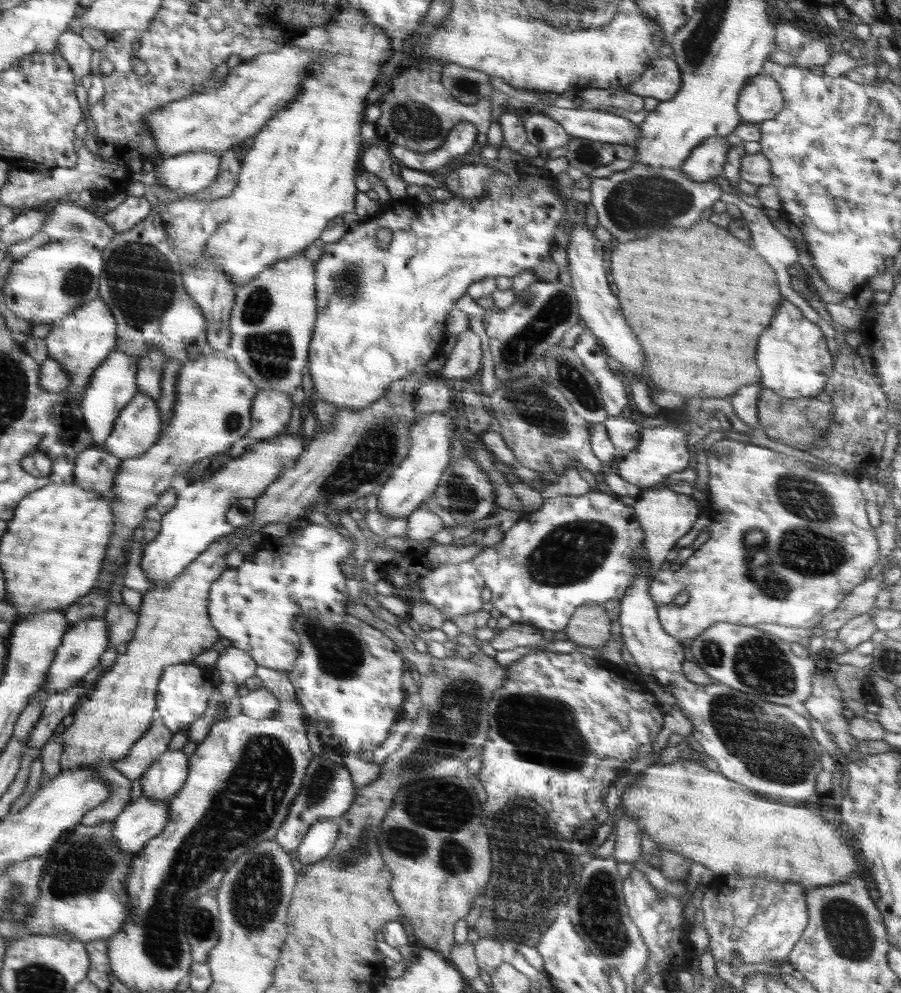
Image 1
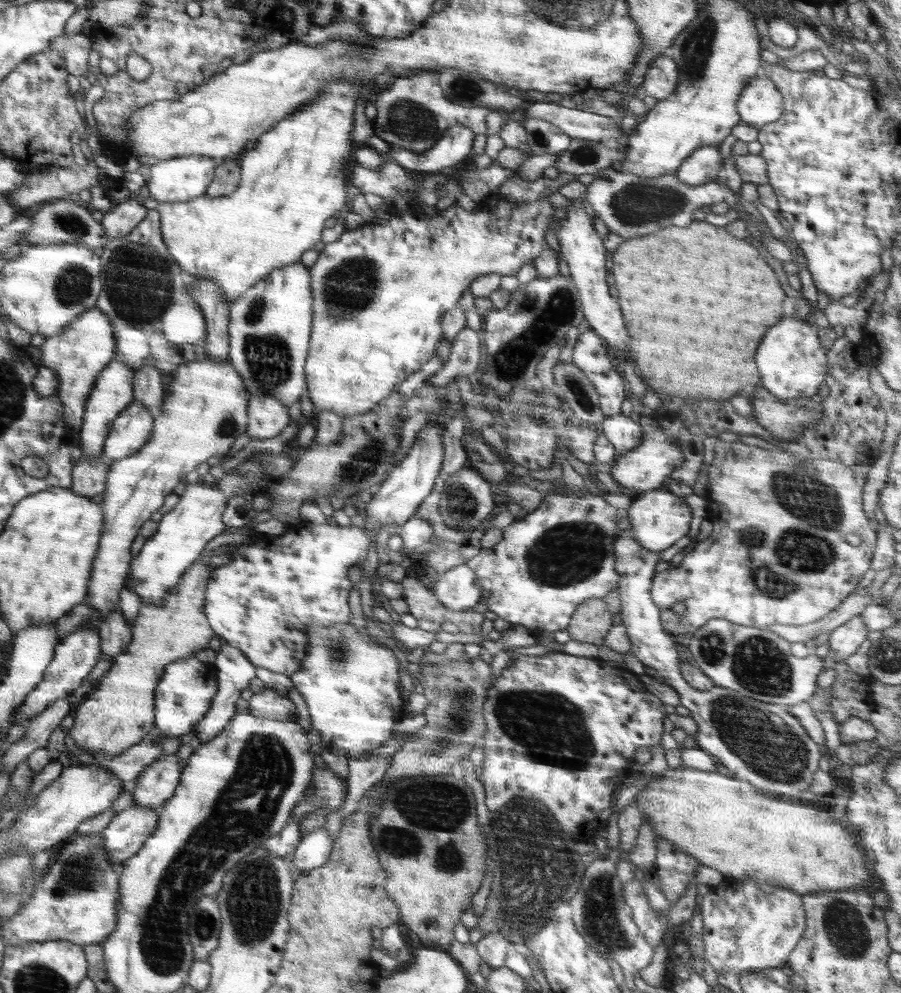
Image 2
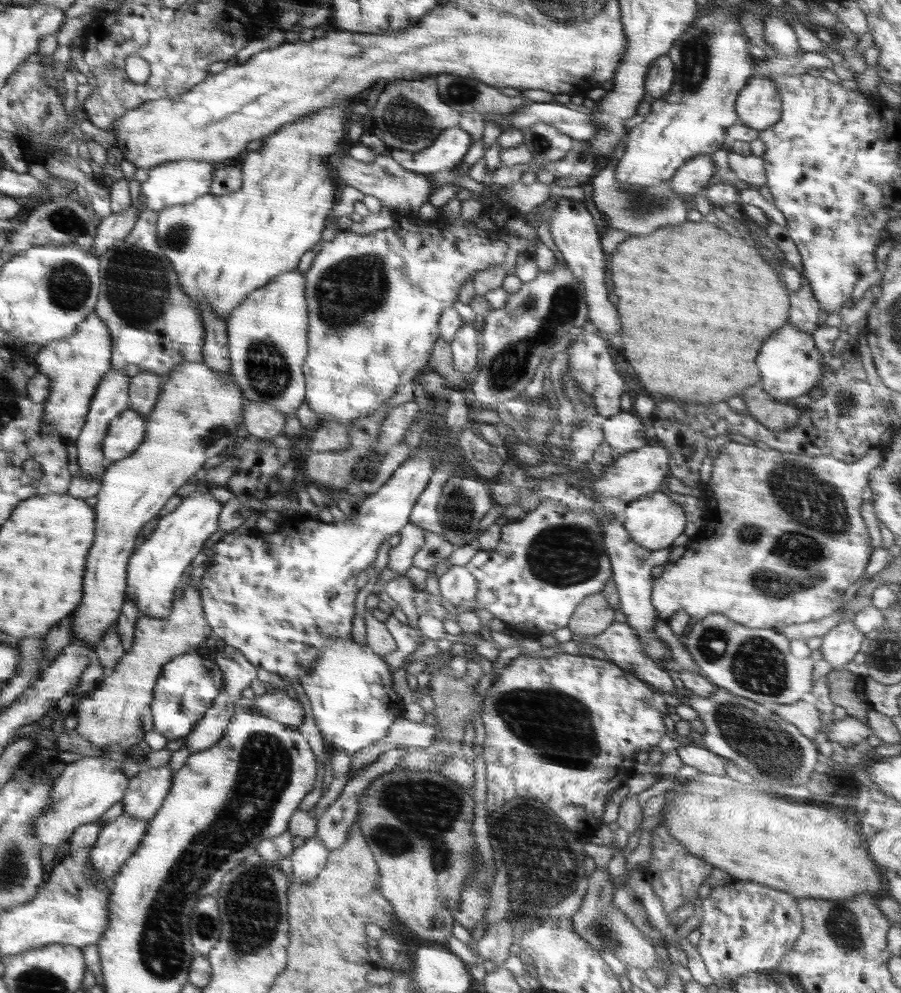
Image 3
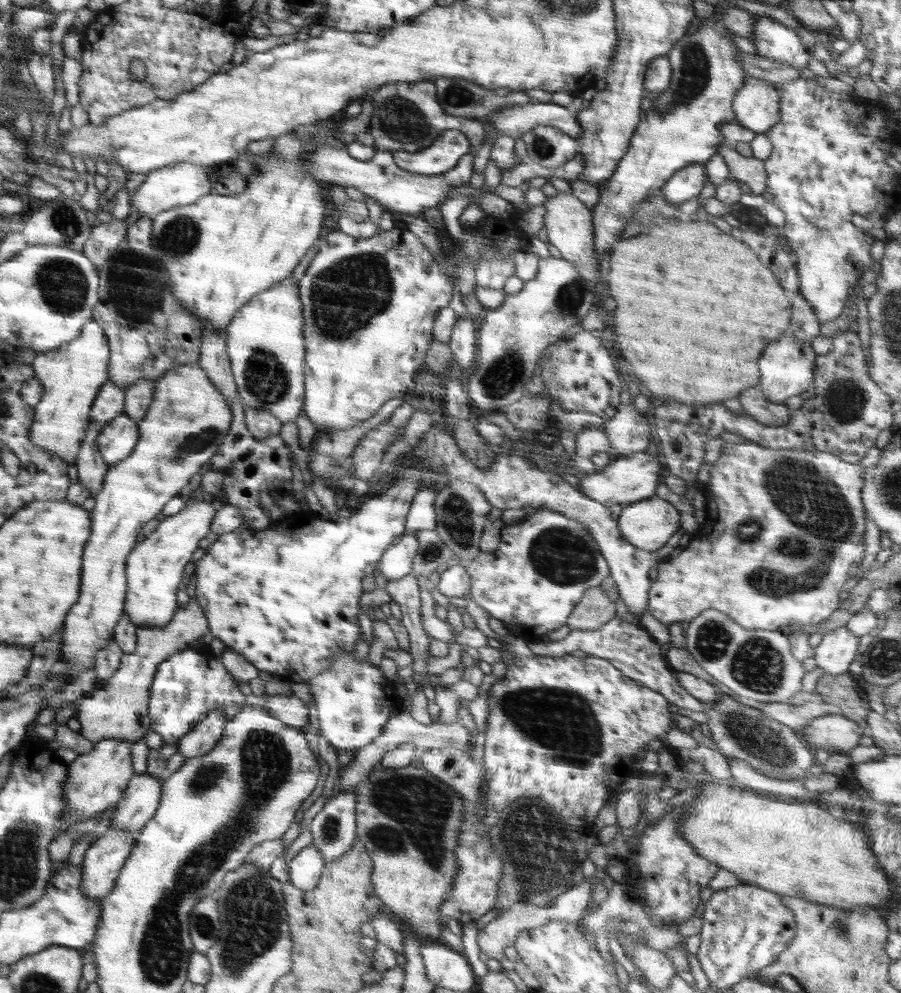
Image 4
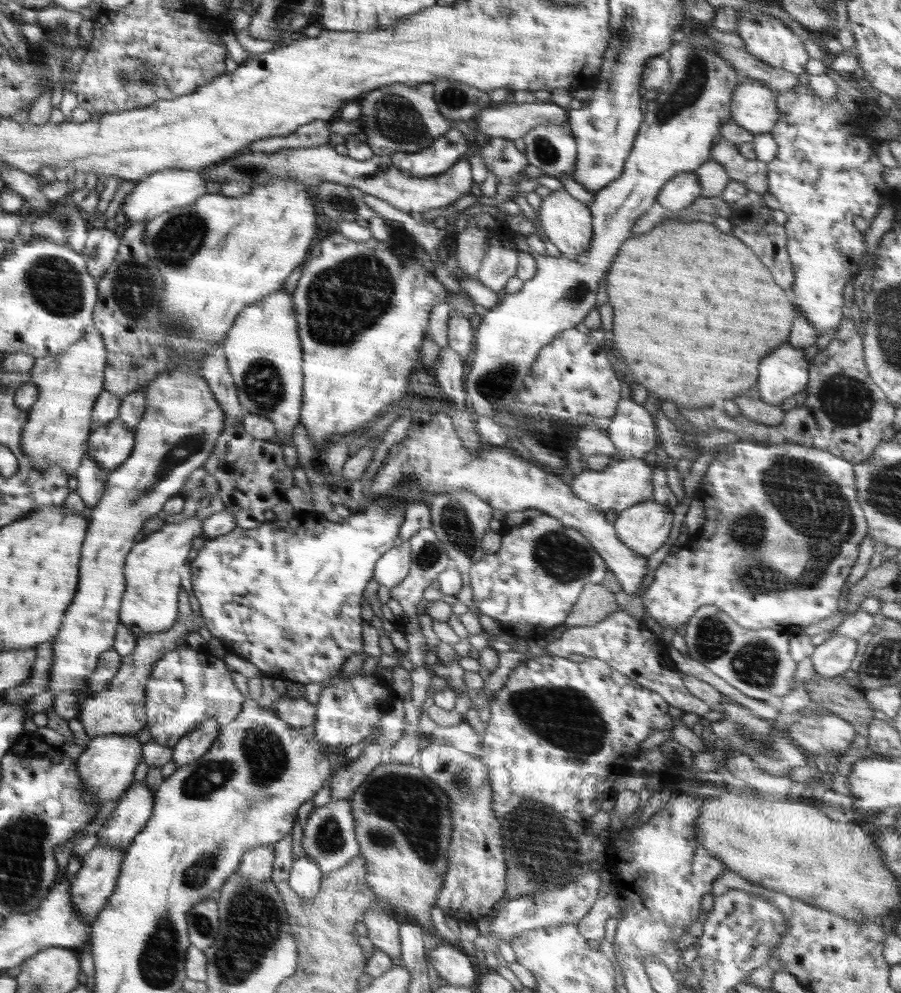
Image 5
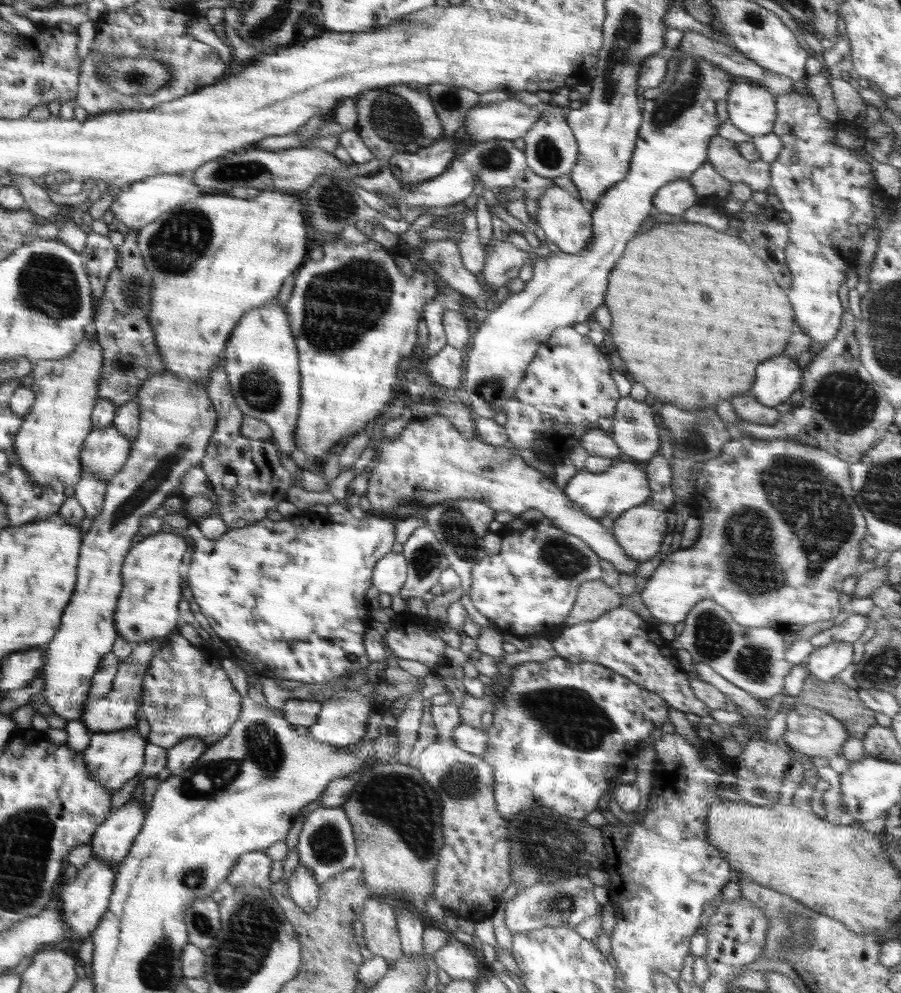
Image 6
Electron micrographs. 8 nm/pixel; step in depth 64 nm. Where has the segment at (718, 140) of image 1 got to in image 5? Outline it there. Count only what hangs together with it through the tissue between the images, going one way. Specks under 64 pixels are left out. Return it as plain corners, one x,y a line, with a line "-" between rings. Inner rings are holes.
695,171
682,172
664,185
656,201
666,210
680,212
700,196
699,177

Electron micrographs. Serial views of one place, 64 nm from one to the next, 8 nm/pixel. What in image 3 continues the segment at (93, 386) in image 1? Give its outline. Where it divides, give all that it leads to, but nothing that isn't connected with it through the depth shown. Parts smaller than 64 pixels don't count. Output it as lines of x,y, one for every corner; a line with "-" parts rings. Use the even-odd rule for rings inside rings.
110,368
109,374
106,374
104,379
101,380
101,385
93,396
93,402
89,408
88,422
82,427
81,436
75,444
80,471
88,477
103,477
108,468
108,463
104,458
105,436
109,434
110,423
129,408
131,383
131,378
124,371
114,371

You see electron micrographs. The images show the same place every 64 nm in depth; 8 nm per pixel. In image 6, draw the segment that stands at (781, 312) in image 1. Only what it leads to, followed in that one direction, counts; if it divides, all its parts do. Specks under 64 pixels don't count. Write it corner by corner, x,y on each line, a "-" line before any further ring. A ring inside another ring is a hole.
782,352
756,368
756,384
749,393
766,406
778,406
800,389
803,384
802,372
796,358

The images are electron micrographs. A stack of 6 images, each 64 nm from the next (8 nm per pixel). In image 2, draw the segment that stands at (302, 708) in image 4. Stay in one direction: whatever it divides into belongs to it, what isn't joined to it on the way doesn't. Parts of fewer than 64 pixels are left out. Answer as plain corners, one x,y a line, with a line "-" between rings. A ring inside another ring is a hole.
262,689
254,693
248,701
248,713
251,716
269,720
297,722
296,706
288,696
282,696
272,689

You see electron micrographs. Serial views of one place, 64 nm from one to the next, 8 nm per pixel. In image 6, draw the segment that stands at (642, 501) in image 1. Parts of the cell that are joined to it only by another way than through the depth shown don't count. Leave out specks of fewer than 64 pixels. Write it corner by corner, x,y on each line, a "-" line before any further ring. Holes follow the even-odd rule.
647,501
623,512
614,521
612,533
630,559
644,562
660,550
667,527
662,507

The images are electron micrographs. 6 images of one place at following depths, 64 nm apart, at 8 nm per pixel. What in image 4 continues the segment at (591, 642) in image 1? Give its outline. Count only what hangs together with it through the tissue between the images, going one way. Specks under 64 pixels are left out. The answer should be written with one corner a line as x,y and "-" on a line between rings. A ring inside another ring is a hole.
601,588
589,589
576,604
566,625
571,630
598,631
616,617
616,606

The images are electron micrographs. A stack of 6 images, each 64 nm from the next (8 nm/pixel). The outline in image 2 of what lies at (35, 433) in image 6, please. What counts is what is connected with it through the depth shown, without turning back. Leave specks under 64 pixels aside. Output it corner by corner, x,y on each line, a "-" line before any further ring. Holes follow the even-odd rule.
98,306
90,308
85,314
78,315
70,322
62,334
45,339
41,346
42,356
38,361
41,366
56,369
59,388
56,395
62,401
62,419
72,434
79,434
85,422
85,407
102,370
109,366
116,355
117,337
113,321

